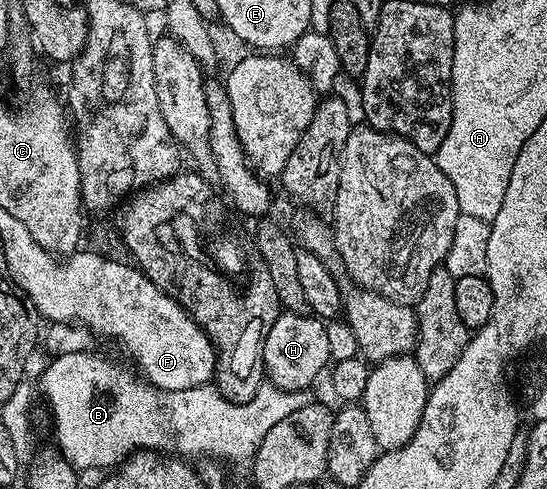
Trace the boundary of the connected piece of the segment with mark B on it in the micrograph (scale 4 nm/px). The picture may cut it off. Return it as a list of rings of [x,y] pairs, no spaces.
[[[88,350],[56,356],[43,372],[43,392],[51,403],[52,414],[55,415],[55,440],[60,448],[58,451],[68,464],[79,470],[110,469],[122,464],[131,453],[140,450],[174,454],[180,458],[207,455],[207,458],[217,460],[227,458],[248,461],[275,424],[309,402],[304,391],[283,391],[267,380],[262,381],[251,401],[241,404],[228,401],[214,383],[193,386],[189,390],[166,392],[163,388],[154,388],[134,371],[126,372],[113,361],[106,360],[103,356],[94,356],[93,352]]]

